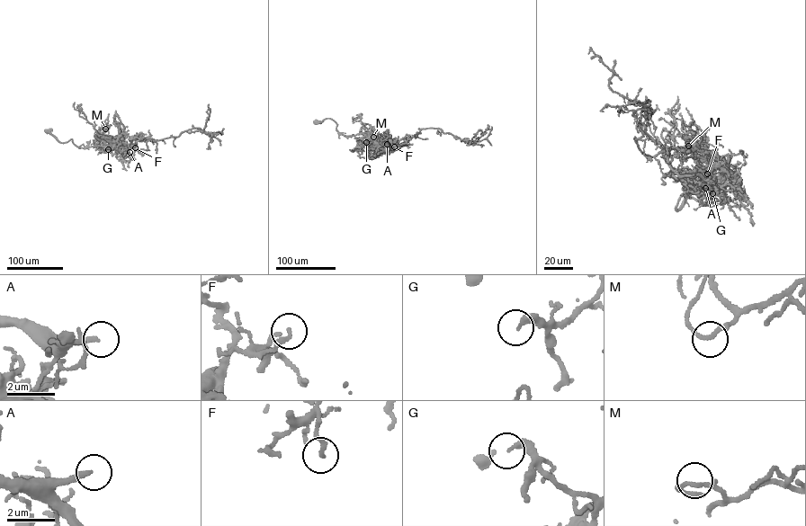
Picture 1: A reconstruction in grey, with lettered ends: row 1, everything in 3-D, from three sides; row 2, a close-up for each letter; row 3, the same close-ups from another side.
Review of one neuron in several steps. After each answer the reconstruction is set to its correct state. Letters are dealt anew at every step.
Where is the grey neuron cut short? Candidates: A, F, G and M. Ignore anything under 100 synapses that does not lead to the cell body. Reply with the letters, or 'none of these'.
A

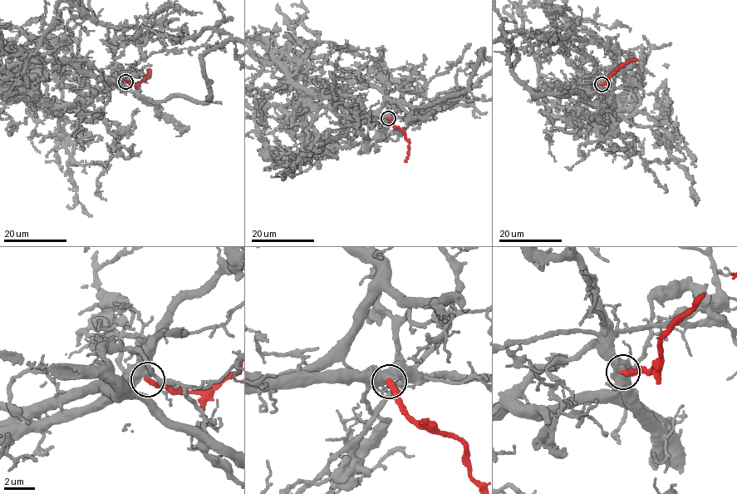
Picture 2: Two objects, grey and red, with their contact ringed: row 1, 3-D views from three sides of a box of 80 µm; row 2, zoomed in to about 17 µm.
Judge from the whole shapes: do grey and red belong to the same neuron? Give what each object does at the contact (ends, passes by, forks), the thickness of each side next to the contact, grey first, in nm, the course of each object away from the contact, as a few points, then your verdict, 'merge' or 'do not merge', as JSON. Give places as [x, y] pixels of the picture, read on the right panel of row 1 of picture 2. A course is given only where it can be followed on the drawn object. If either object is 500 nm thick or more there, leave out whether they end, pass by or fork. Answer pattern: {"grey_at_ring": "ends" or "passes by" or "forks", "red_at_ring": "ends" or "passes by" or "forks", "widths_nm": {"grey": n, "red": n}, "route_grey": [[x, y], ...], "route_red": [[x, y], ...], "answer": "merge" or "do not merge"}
{"widths_nm": {"grey": 600, "red": 320}, "route_red": [[601, 84], [608, 82], [610, 76], [637, 59]], "answer": "do not merge"}

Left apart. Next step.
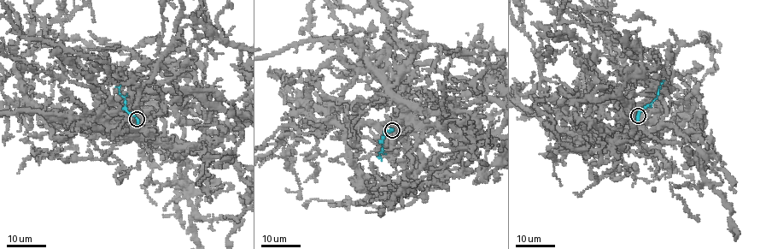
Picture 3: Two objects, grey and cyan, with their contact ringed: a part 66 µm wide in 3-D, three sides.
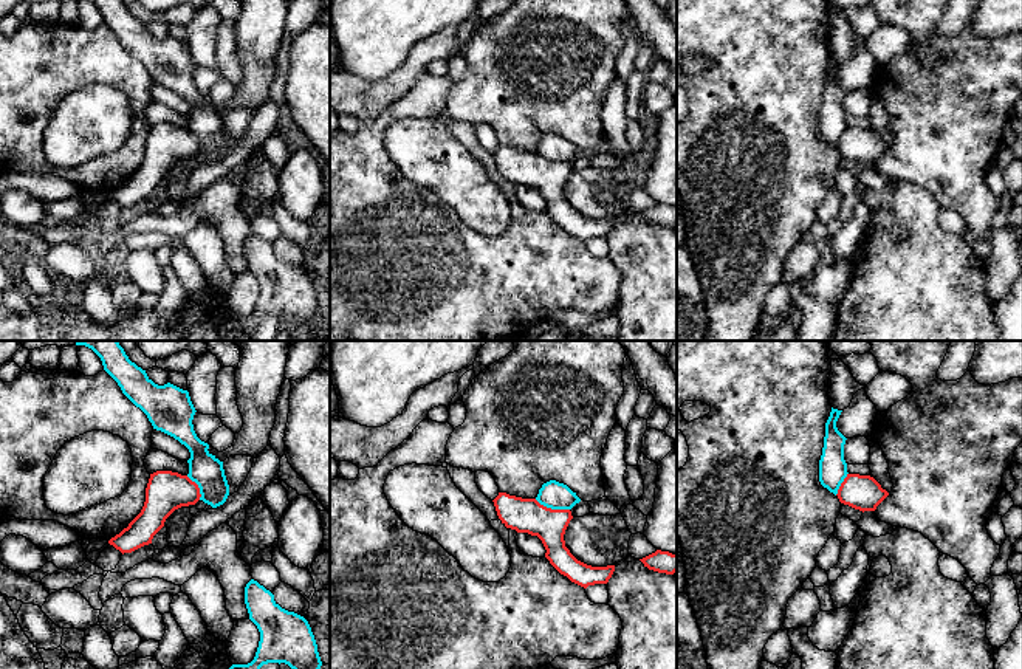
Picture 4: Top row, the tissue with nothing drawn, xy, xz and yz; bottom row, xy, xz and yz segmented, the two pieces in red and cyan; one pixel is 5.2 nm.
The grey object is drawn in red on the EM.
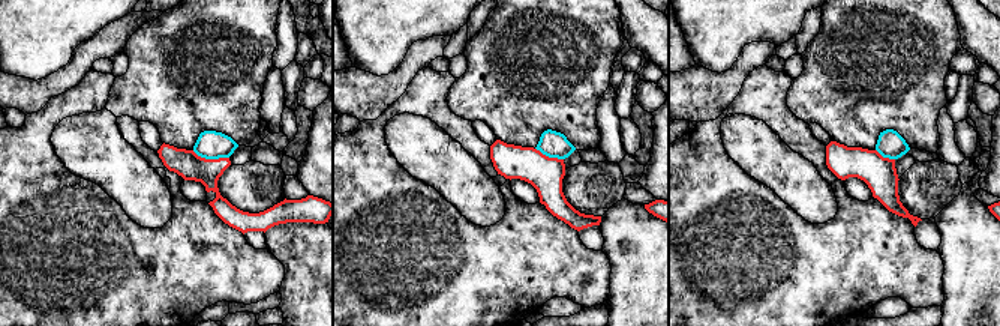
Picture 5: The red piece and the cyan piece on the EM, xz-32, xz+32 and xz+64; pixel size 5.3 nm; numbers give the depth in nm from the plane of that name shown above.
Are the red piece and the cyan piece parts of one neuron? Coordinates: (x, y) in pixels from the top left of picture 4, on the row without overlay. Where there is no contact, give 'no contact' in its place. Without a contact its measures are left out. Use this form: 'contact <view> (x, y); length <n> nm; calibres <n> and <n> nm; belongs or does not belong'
contact xz (550, 161); length 190 nm; calibres 180 and 140 nm; does not belong

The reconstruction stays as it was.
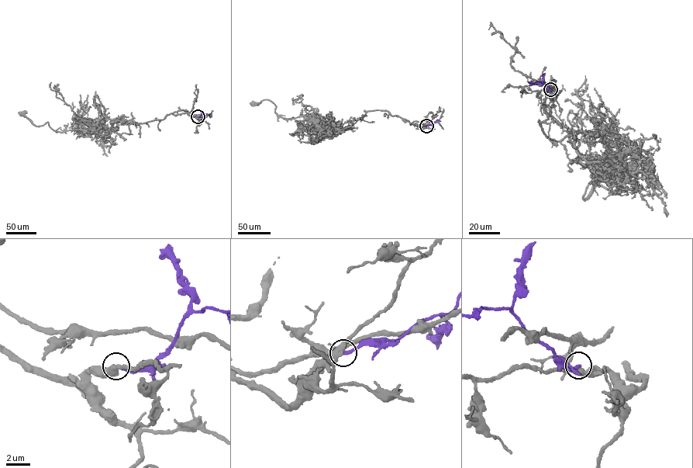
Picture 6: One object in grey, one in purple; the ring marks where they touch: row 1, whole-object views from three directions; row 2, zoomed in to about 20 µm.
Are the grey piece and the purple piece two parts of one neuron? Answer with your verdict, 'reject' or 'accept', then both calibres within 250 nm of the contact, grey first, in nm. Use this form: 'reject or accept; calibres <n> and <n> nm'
reject; calibres 500 and 300 nm

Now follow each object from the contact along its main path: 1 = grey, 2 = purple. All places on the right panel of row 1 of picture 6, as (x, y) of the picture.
1: (550, 89), (549, 139), (611, 135), (624, 165), (599, 179), (617, 194), (592, 181), (584, 199), (595, 175)
2: (550, 89), (542, 81), (532, 84), (531, 81)

